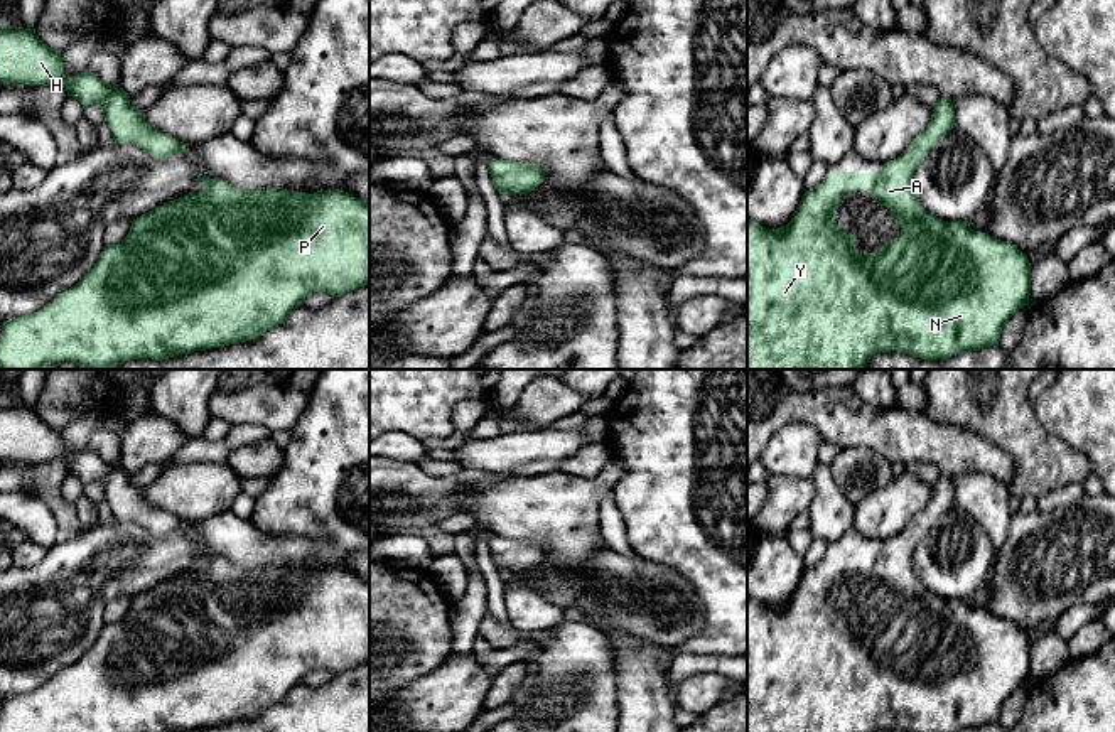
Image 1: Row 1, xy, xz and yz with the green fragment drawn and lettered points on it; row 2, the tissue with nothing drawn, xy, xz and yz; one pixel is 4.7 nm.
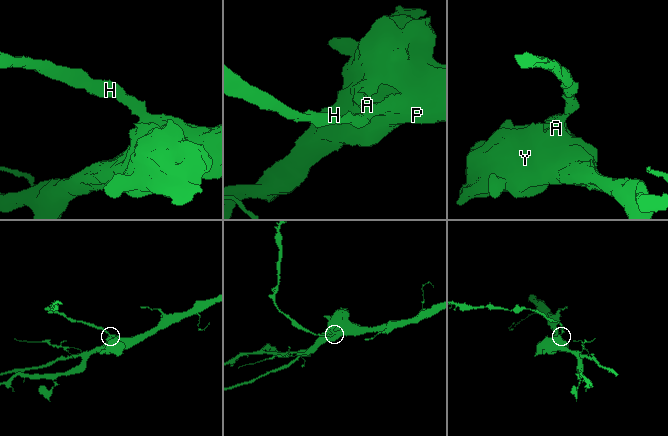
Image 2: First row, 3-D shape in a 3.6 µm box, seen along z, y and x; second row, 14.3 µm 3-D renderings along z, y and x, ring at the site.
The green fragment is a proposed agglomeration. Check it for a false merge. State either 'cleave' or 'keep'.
keep

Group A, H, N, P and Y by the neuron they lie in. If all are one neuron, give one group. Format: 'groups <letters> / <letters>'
groups A H N P Y

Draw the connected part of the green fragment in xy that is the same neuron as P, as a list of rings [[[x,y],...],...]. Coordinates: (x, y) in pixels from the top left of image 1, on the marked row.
[[[199,174],[199,184],[204,187],[202,192],[189,192],[184,197],[172,199],[130,221],[132,226],[127,238],[118,245],[105,245],[94,266],[74,287],[59,293],[40,310],[3,320],[0,334],[0,368],[37,369],[40,364],[59,366],[64,361],[74,361],[81,369],[106,369],[138,358],[159,361],[194,351],[240,344],[277,327],[314,292],[327,292],[332,297],[339,297],[354,288],[369,285],[369,201],[363,201],[339,189],[317,191],[314,194],[283,187],[240,191],[226,180],[209,179],[206,174]]]

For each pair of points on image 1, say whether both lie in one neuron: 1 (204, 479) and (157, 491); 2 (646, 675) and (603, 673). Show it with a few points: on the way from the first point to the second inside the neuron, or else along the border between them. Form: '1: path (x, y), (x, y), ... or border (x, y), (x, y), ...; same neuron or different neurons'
1: path (193, 491), (169, 491); same neuron
2: border (604, 635), (614, 653), (616, 709), (619, 712); different neurons

